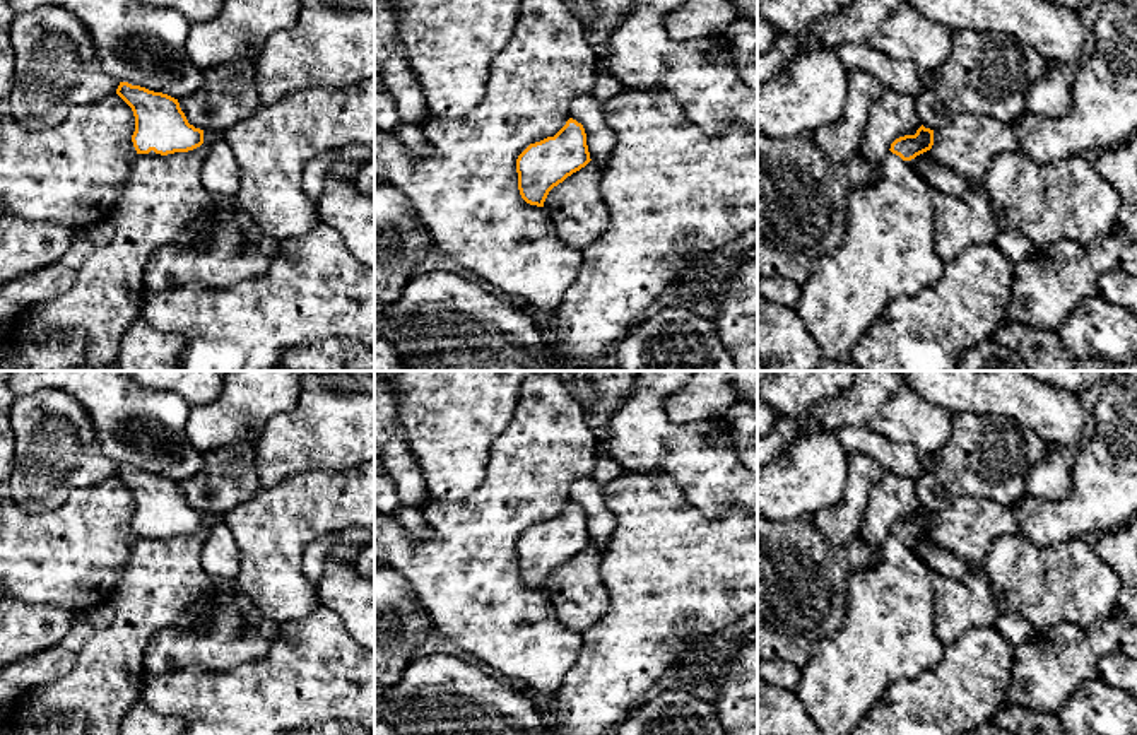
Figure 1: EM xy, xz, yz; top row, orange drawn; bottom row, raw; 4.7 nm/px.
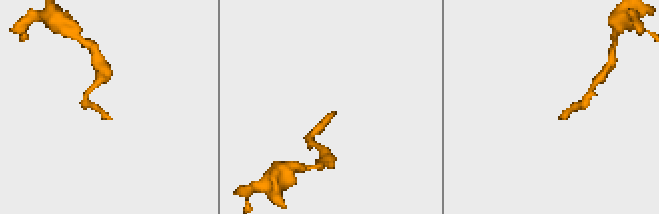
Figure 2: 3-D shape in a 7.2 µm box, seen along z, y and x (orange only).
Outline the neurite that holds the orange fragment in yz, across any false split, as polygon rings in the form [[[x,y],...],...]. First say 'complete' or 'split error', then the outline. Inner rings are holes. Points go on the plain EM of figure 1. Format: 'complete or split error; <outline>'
split error; [[[923,508],[915,518],[896,521],[882,547],[874,552],[872,561],[863,569],[850,574],[845,620],[836,632],[816,644],[810,660],[800,668],[800,682],[795,692],[821,735],[851,735],[893,682],[916,679],[944,658],[946,644],[937,631],[935,591],[930,583],[930,571],[915,554],[913,544],[930,533],[932,528],[934,513]]]

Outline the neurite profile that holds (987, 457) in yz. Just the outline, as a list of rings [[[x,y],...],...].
[[[963,412],[954,414],[951,424],[949,441],[940,451],[925,456],[925,472],[915,482],[920,506],[930,513],[947,509],[961,497],[988,499],[1012,508],[1026,496],[1029,468],[1052,450],[1038,434],[1010,417]]]

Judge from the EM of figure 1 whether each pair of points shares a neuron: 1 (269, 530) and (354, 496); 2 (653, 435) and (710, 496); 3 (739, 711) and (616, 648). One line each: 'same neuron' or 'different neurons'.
1: same neuron
2: same neuron
3: different neurons

